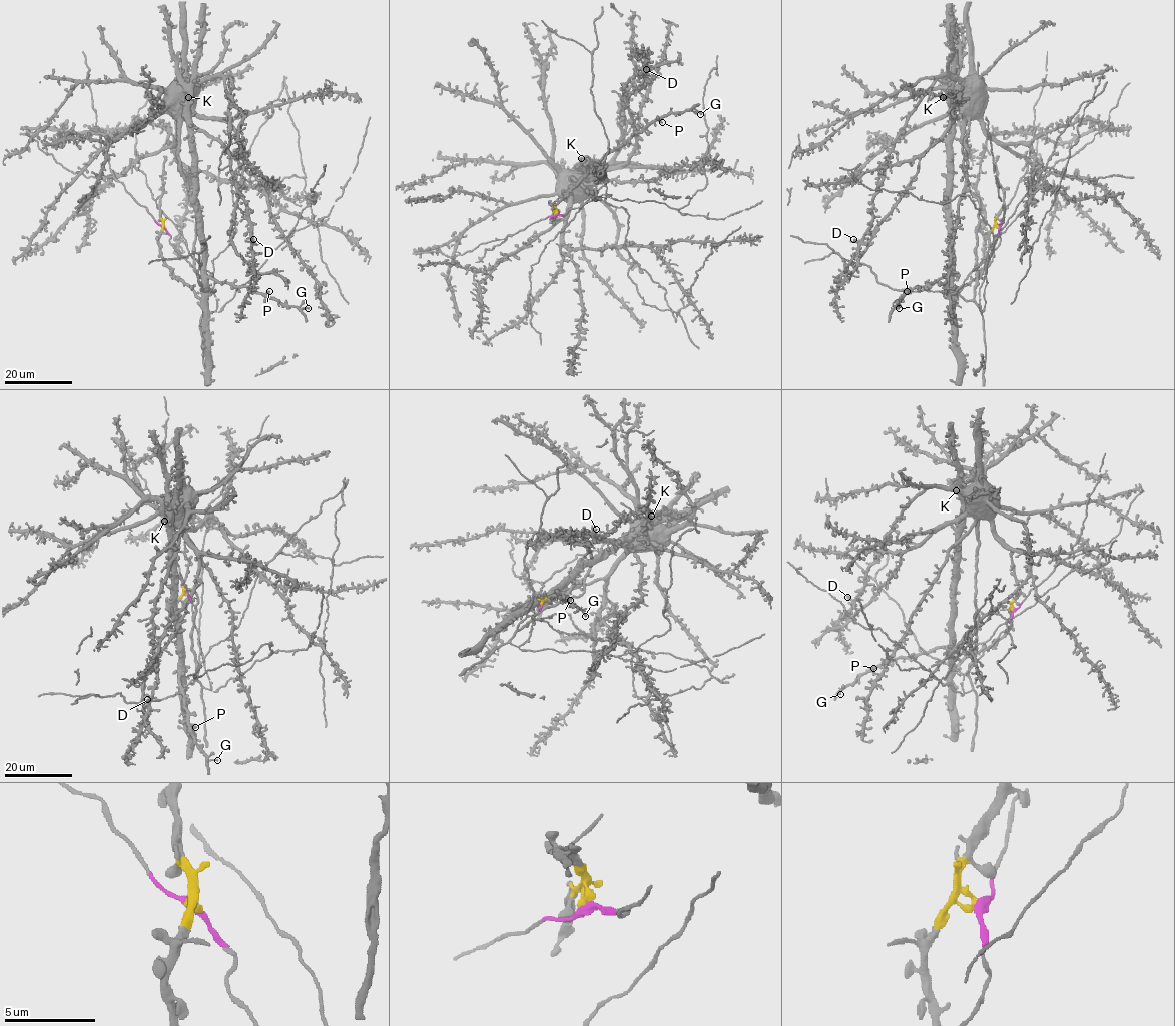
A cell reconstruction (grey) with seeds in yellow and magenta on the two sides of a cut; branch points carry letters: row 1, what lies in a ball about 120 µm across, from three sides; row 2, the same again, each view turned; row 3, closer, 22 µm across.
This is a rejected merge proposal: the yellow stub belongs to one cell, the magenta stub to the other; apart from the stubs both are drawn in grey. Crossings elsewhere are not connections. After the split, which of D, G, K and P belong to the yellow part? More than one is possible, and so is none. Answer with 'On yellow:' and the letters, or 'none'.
On yellow: G, K, P

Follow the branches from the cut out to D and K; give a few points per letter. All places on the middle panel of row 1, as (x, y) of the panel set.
D: (556, 214), (609, 196), (571, 178), (618, 168), (633, 151), (623, 86), (646, 69)
K: (556, 214), (556, 209), (551, 204), (556, 204), (595, 167), (595, 164), (581, 165), (582, 157)

